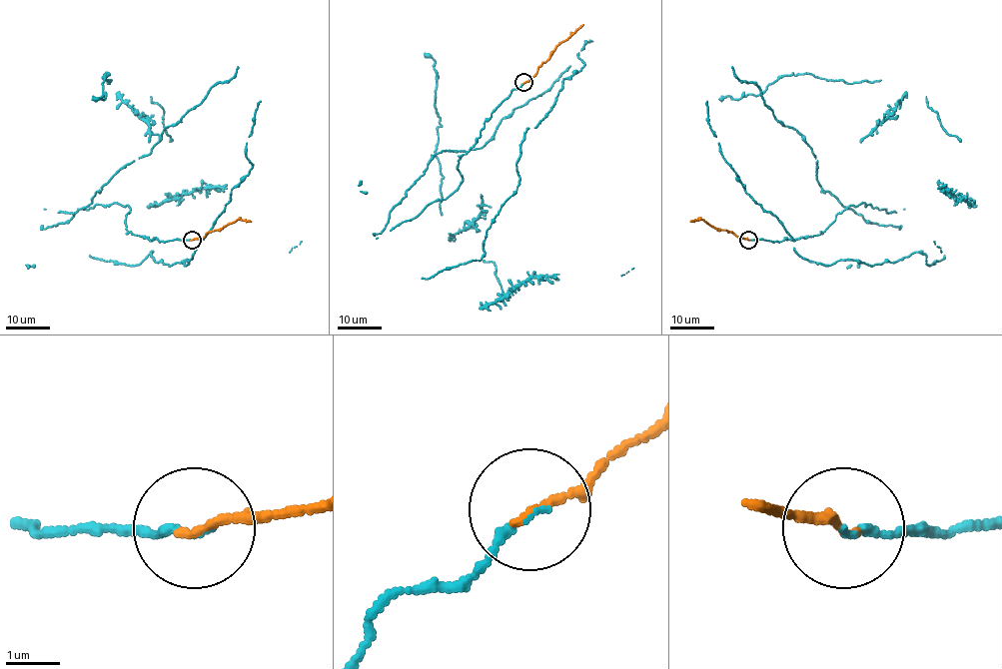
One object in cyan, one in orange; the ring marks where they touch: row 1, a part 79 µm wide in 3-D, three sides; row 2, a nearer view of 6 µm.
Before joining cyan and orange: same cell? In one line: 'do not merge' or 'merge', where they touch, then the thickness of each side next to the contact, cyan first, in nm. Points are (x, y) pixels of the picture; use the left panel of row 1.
merge | (192, 240) | 130/150 nm

